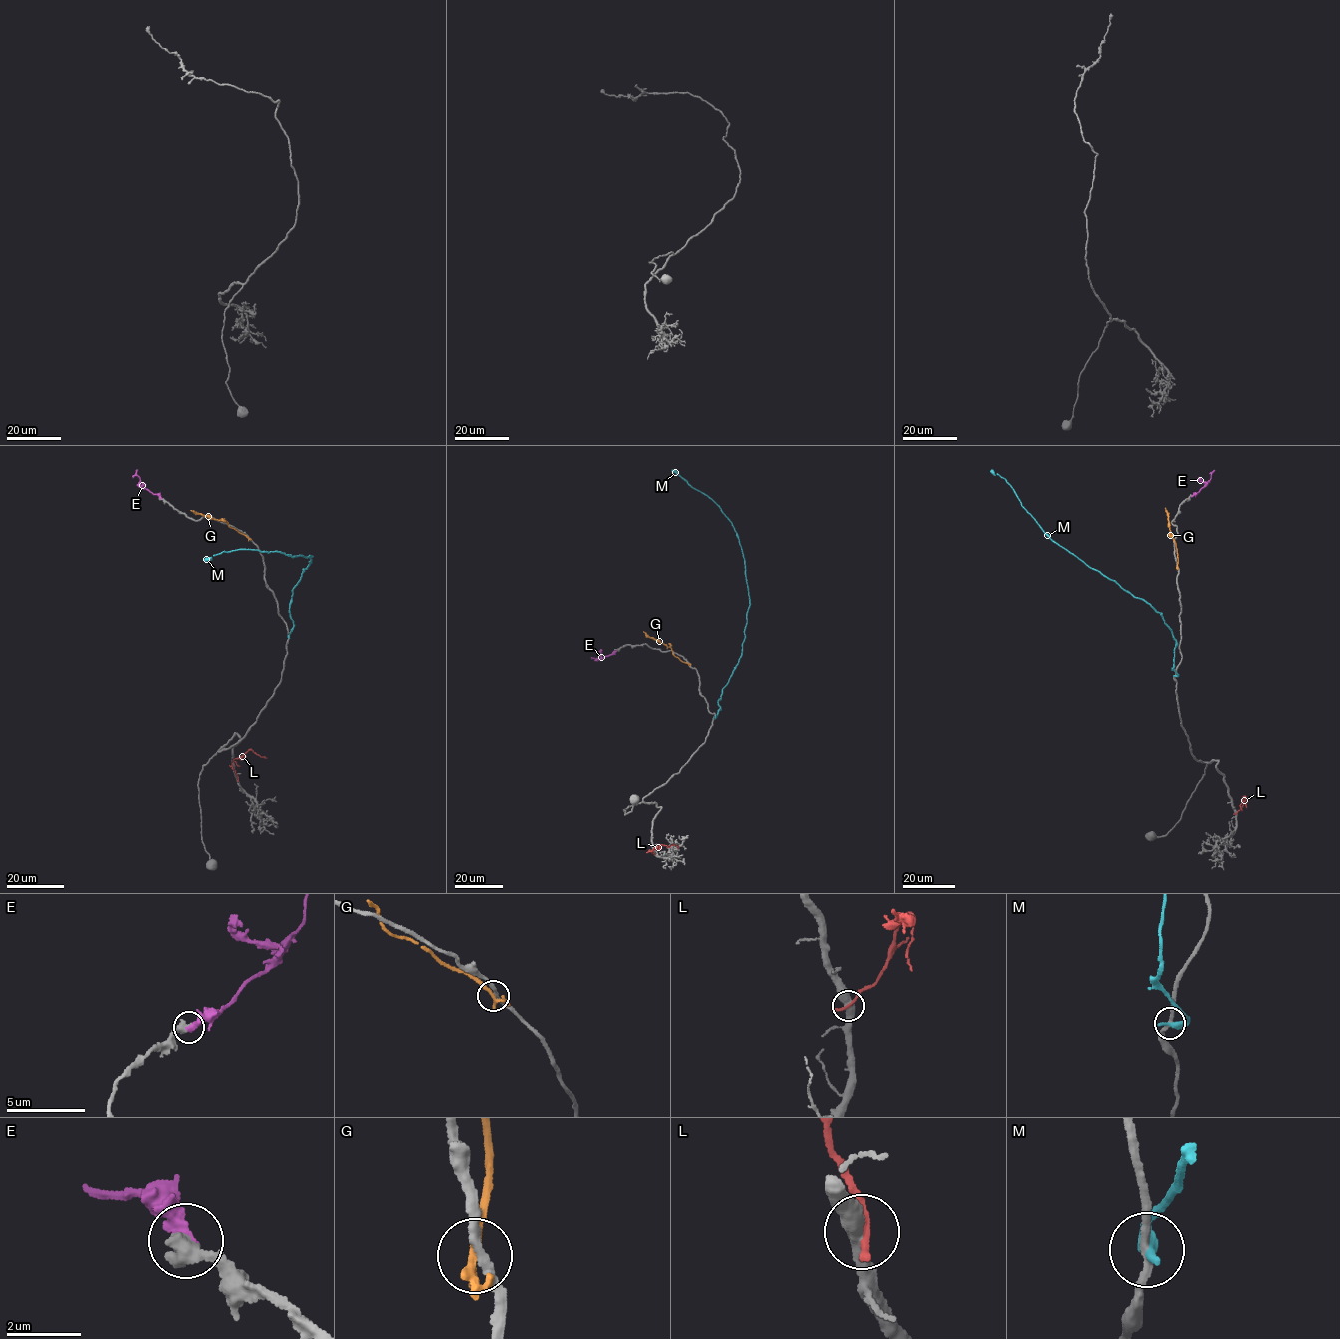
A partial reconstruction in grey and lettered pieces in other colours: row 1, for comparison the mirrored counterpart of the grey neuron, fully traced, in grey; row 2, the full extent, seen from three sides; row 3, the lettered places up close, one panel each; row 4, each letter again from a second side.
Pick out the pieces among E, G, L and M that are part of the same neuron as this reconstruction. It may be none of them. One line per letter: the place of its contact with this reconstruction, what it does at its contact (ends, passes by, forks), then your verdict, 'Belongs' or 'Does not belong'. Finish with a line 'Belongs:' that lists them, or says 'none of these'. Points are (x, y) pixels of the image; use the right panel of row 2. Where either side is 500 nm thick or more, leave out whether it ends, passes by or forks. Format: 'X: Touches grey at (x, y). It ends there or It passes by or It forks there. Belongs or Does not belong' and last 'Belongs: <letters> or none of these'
E: Touches grey at (1192, 496). Belongs
G: Touches grey at (1177, 566). It passes by. Does not belong
L: Touches grey at (1236, 813). Does not belong
M: Touches grey at (1175, 675). It ends there. Does not belong
Belongs: E

